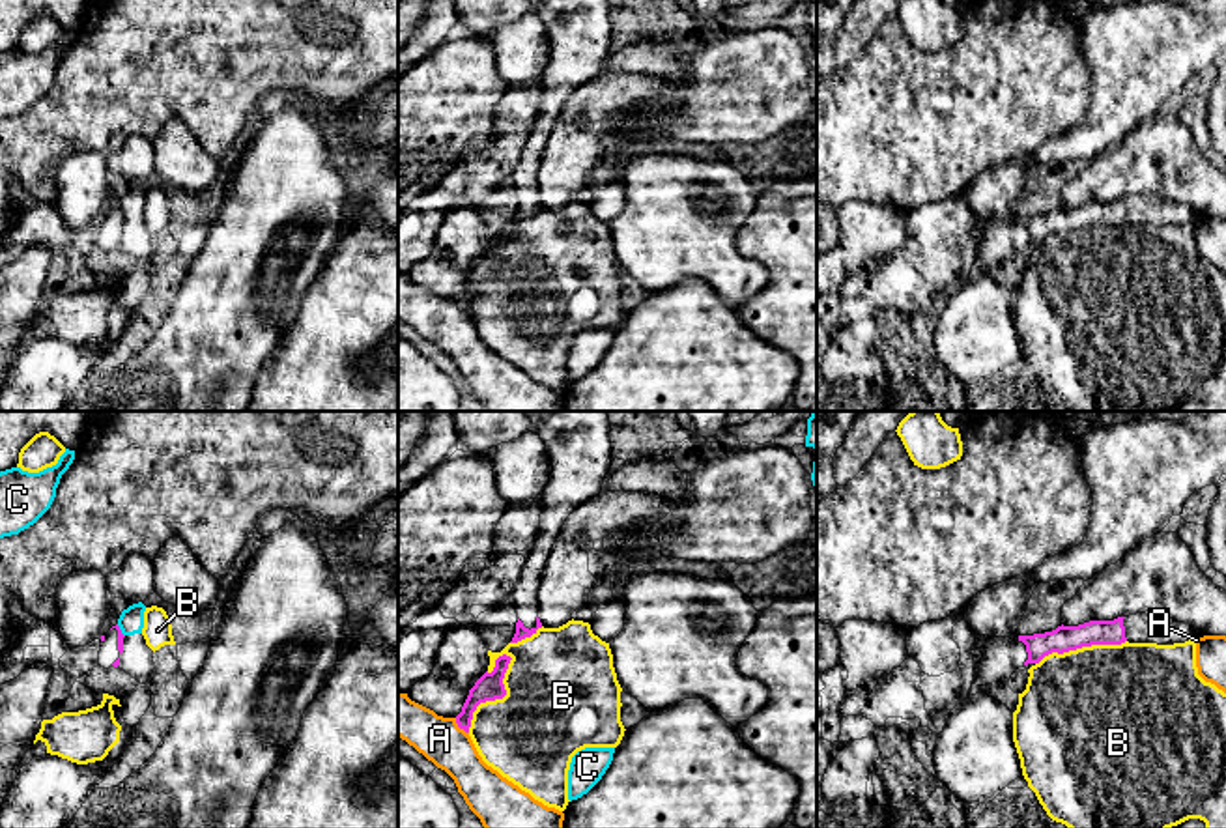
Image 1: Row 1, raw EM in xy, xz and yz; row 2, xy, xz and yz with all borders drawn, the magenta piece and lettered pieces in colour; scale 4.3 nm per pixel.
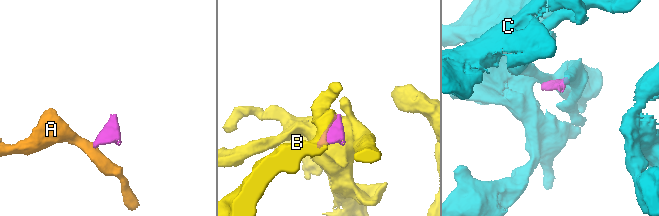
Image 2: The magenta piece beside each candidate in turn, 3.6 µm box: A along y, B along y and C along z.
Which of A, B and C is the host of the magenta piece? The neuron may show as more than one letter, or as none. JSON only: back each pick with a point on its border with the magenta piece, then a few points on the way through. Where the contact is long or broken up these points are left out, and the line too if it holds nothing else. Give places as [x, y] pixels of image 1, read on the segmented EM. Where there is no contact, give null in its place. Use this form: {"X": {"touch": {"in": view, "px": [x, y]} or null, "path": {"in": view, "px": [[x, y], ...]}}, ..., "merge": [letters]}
{"merge": []}

